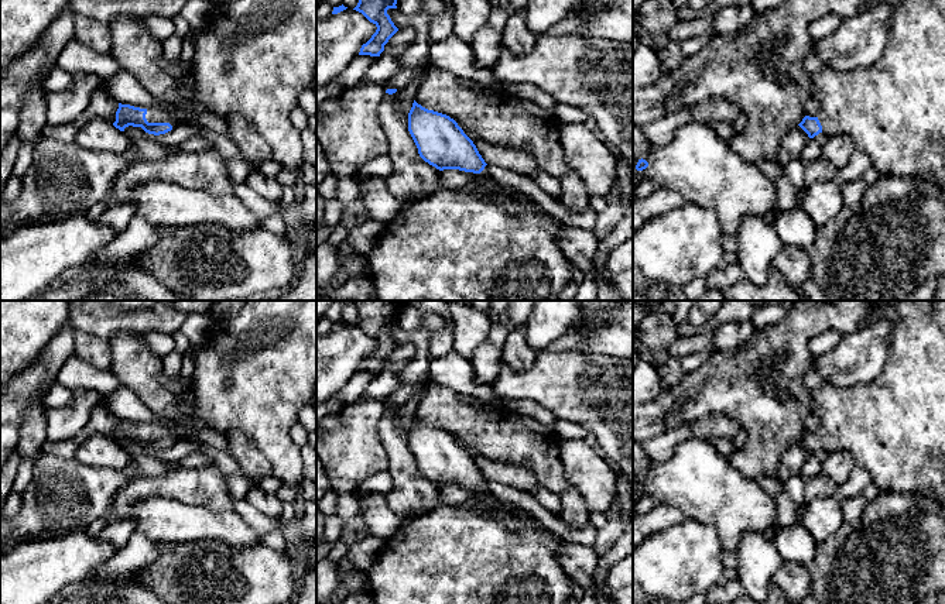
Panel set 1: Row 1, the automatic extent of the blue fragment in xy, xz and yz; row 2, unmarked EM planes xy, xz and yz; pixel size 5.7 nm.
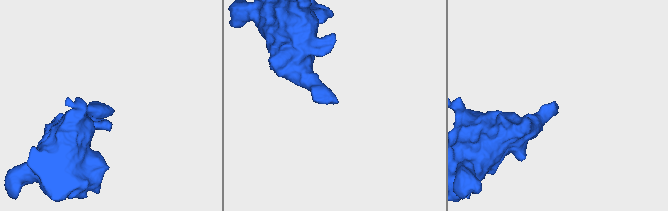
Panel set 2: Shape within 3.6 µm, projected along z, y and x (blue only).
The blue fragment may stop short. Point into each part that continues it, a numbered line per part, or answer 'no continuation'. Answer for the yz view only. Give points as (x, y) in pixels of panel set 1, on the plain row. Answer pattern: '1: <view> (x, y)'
1: yz (894, 425)

